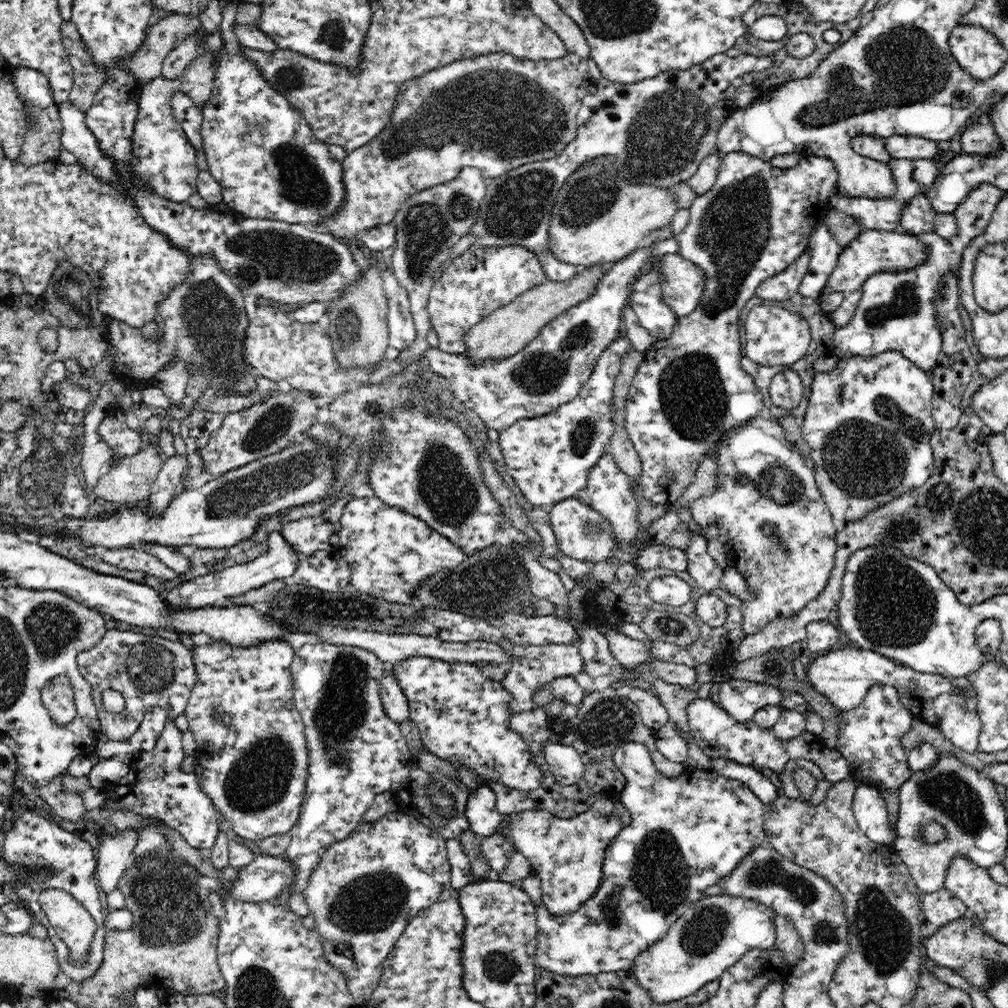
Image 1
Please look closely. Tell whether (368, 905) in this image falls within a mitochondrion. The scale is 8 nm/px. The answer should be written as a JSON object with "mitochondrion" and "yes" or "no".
{"mitochondrion":"yes"}

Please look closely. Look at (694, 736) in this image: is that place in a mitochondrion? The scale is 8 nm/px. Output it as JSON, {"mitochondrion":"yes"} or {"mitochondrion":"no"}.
{"mitochondrion":"no"}

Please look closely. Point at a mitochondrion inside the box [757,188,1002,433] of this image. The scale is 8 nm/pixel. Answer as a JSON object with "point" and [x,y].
{"point":[905,300]}

